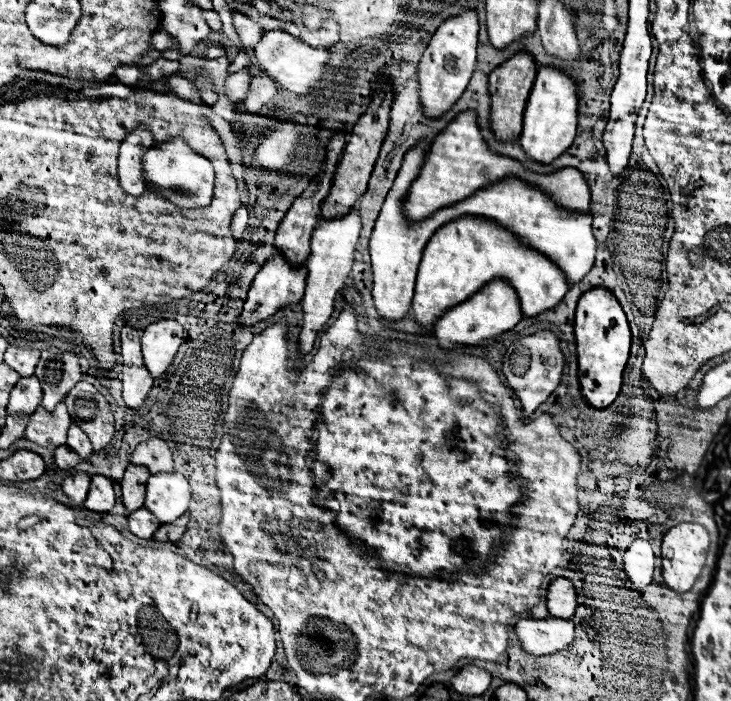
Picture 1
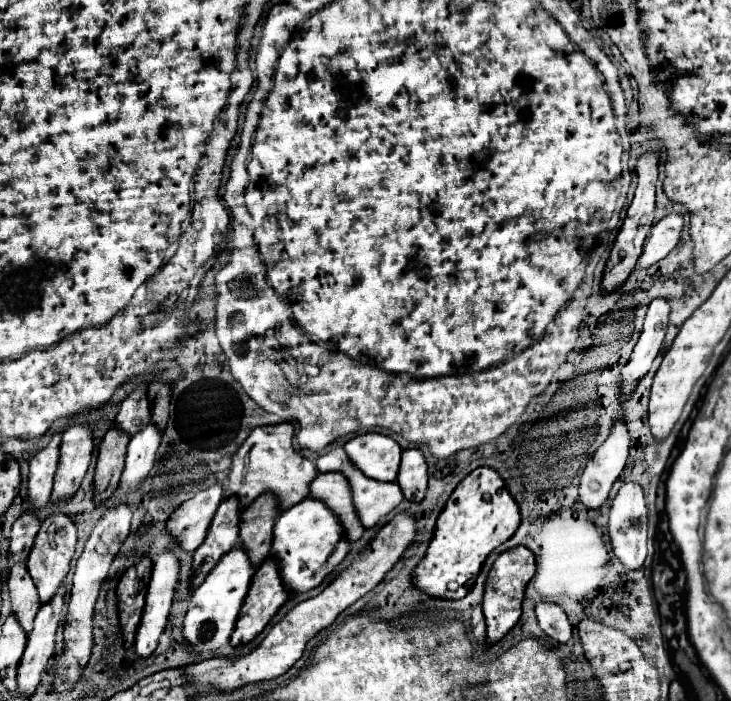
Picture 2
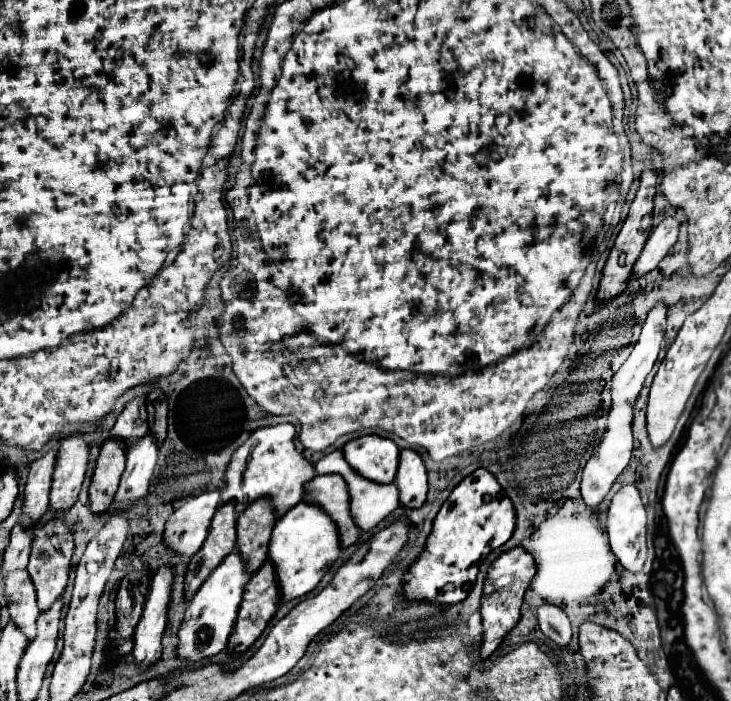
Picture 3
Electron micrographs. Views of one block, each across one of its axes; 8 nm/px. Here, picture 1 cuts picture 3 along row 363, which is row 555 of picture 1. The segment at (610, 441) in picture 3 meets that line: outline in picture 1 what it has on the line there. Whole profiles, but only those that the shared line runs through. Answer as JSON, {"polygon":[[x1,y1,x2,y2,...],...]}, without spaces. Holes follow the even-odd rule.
{"polygon":[[634,540,626,554,624,554,624,572,630,582,634,582,634,588,642,590,652,582,654,574,654,552,648,540]]}

